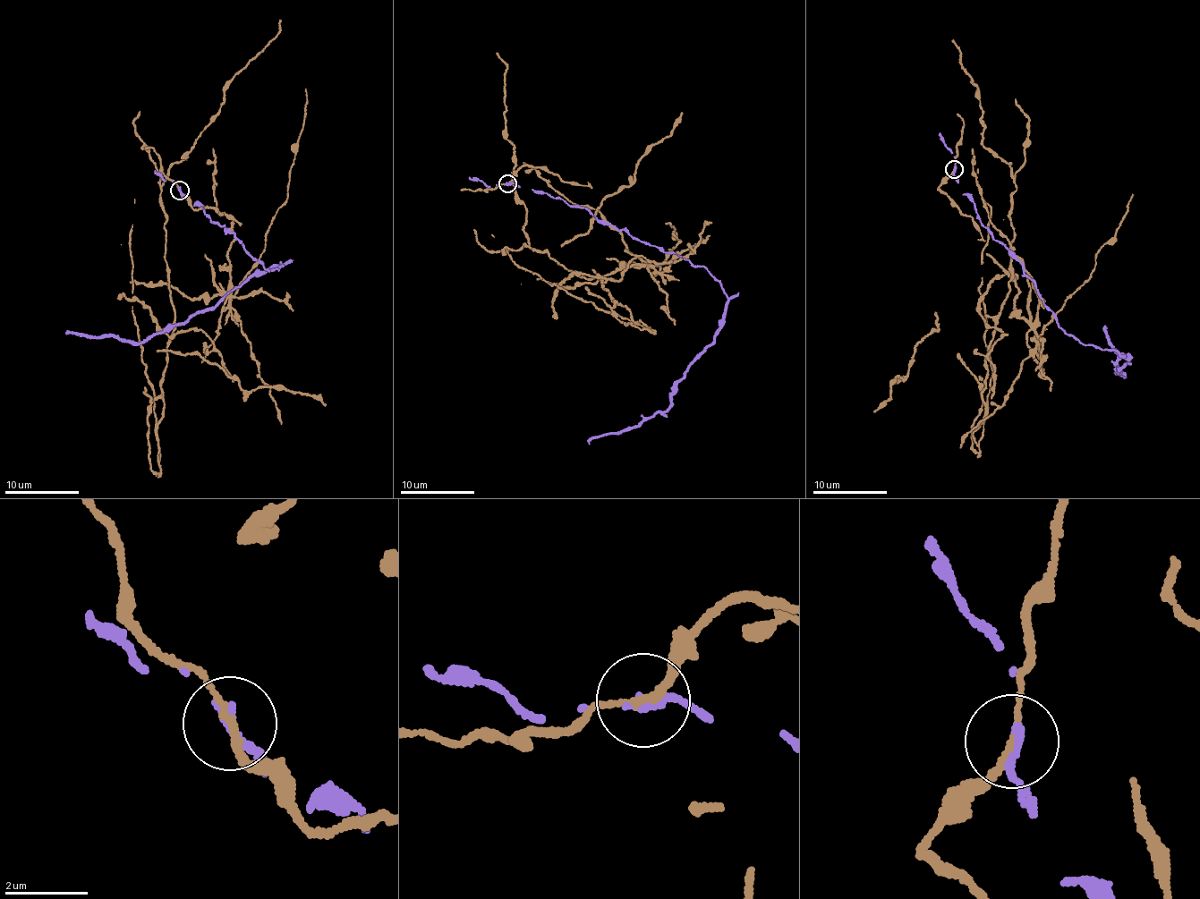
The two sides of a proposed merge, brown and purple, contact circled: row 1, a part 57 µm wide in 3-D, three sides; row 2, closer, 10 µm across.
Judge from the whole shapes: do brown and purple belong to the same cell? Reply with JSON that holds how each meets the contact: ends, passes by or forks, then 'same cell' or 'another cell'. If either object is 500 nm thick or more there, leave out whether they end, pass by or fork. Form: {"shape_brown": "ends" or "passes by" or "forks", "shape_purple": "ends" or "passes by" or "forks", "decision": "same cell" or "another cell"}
{"shape_brown": "passes by", "shape_purple": "ends", "decision": "another cell"}

